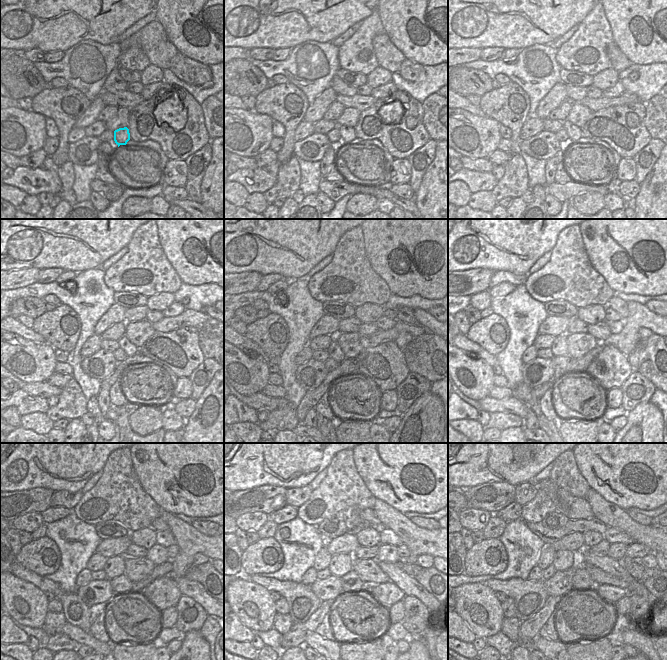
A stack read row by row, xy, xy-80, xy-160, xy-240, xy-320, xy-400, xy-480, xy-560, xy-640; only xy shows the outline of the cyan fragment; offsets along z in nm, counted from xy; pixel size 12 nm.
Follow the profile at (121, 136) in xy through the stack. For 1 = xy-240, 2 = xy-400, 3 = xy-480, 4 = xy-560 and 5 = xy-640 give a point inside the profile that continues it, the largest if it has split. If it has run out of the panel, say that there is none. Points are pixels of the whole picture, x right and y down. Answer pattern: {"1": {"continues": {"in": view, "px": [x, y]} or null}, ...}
{"1": {"continues": {"in": "xy-240", "px": [129, 349]}}, "2": {"continues": {"in": "xy-400", "px": [559, 346]}}, "3": {"continues": {"in": "xy-480", "px": [115, 566]}}, "4": {"continues": {"in": "xy-560", "px": [340, 564]}}, "5": {"continues": {"in": "xy-640", "px": [563, 560]}}}

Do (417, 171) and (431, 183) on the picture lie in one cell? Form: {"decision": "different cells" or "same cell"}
{"decision": "different cells"}

